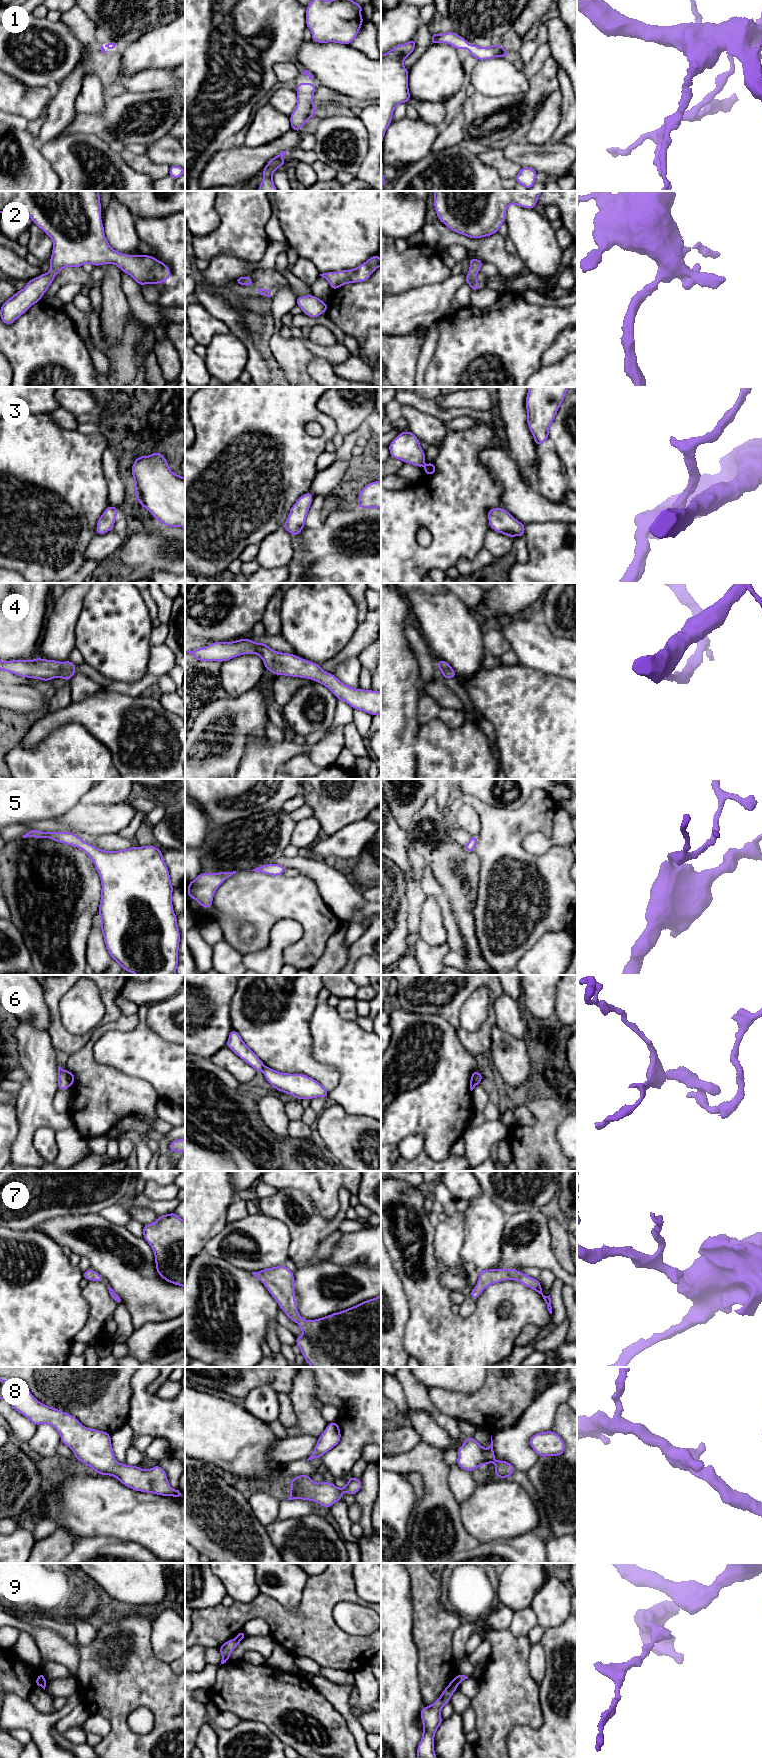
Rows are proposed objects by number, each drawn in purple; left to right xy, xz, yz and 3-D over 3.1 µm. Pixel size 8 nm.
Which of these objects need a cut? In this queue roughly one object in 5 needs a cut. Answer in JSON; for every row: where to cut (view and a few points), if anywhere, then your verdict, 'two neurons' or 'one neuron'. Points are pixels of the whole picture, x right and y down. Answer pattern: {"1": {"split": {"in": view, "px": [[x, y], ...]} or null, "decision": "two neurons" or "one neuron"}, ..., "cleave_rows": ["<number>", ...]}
{"1": {"split": null, "decision": "one neuron"}, "2": {"split": null, "decision": "one neuron"}, "3": {"split": null, "decision": "one neuron"}, "4": {"split": null, "decision": "one neuron"}, "5": {"split": null, "decision": "one neuron"}, "6": {"split": {"in": "xy", "px": [[67, 1071], [67, 1079], [71, 1084]]}, "decision": "two neurons"}, "7": {"split": null, "decision": "one neuron"}, "8": {"split": null, "decision": "one neuron"}, "9": {"split": {"in": "yz", "px": [[455, 1678], [458, 1682]]}, "decision": "two neurons"}, "cleave_rows": ["6", "9"]}

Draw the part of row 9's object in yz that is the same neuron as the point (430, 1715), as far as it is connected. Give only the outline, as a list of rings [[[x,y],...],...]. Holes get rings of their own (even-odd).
[[[454,1678],[433,1704],[421,1709],[420,1715],[423,1724],[423,1733],[417,1747],[417,1758],[437,1758],[434,1752],[434,1737],[436,1730],[444,1721],[440,1716],[440,1712],[442,1707],[450,1702],[452,1694],[457,1689],[458,1681]]]

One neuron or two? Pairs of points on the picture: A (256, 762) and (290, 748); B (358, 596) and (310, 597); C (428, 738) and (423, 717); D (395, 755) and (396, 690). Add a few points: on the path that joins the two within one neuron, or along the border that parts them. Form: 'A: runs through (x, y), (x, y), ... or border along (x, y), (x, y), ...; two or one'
A: runs through (264, 758), (282, 752); one
B: border along (348, 593), (354, 601), (357, 619); two
C: border along (437, 716), (419, 725); two
D: runs through (393, 739), (393, 706); one

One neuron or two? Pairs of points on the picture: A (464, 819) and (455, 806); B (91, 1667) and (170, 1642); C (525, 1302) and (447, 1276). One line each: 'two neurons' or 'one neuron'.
A: two neurons
B: two neurons
C: two neurons

